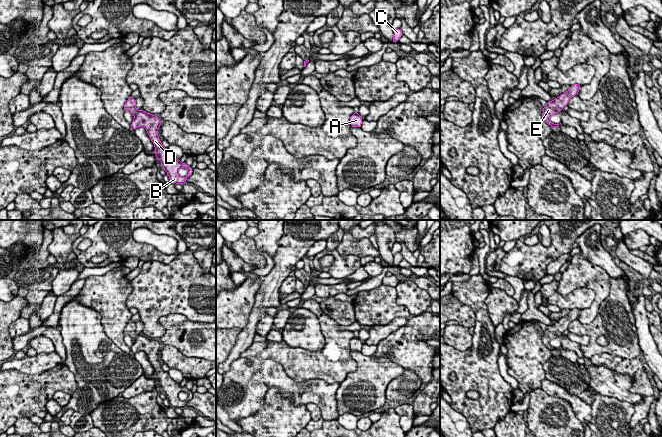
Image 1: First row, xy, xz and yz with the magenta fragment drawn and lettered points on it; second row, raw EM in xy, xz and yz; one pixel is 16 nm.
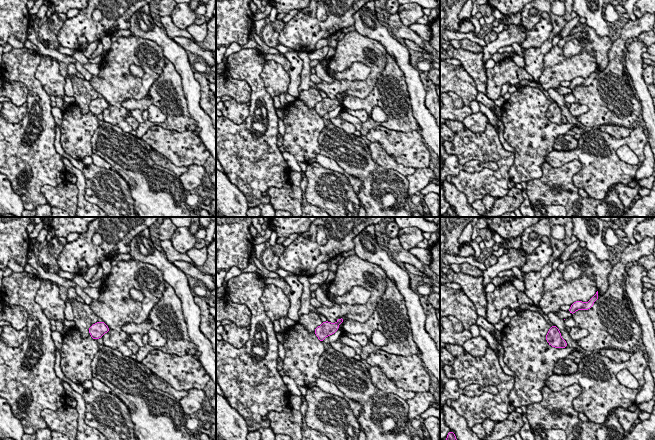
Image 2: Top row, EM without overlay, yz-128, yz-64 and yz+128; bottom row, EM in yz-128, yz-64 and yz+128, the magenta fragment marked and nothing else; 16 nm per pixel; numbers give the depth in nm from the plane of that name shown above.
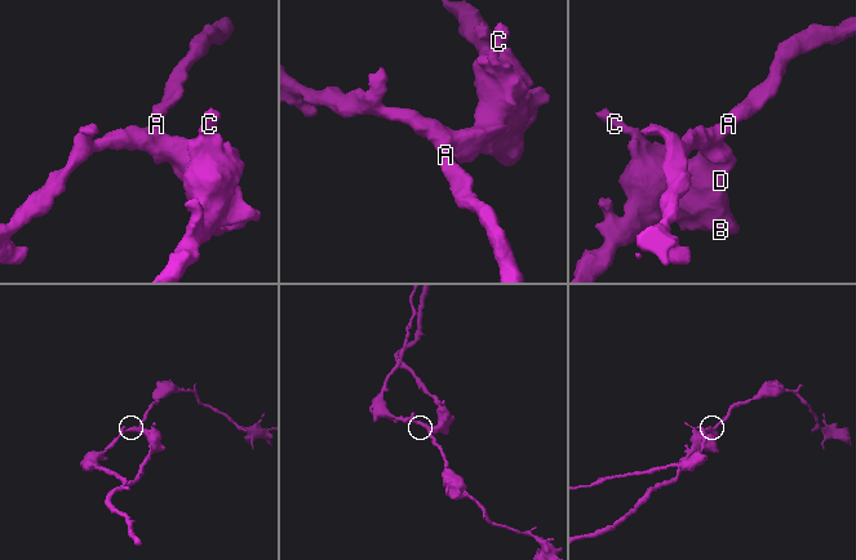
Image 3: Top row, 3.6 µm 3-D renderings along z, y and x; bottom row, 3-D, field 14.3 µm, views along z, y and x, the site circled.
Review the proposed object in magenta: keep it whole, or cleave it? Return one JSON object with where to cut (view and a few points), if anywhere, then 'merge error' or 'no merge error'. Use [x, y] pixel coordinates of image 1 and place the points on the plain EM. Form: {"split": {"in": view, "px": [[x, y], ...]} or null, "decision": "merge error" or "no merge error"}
{"split": null, "decision": "no merge error"}

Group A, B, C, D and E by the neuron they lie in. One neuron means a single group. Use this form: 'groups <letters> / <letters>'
groups A B C D E

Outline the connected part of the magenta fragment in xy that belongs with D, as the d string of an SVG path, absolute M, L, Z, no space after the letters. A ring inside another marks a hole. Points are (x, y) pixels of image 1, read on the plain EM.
M130 320L124 328L124 335L129 335L135 340L131 347L131 352L135 354L138 351L144 351L146 353L148 360L155 371L154 377L157 383L161 386L163 393L167 396L170 405L176 408L184 408L187 405L187 402L193 397L191 390L186 387L181 387L180 383L175 382L170 377L169 373L162 369L160 362L158 361L158 352L161 350L160 342L147 337L144 334L137 334L135 323L136 322ZM180 392L186 392L188 394L186 401L181 401L179 399L178 394Z

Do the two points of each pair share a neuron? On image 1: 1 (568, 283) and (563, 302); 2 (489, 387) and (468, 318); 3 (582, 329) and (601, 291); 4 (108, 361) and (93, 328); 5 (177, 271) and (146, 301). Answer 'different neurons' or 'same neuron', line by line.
1: different neurons
2: different neurons
3: different neurons
4: same neuron
5: same neuron

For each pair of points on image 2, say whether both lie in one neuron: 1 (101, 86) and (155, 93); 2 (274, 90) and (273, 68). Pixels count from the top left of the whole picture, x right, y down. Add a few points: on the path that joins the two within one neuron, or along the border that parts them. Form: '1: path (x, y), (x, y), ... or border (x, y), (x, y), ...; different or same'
1: border (162, 72), (151, 86), (148, 97), (126, 98); different
2: path (274, 85), (273, 73); same

